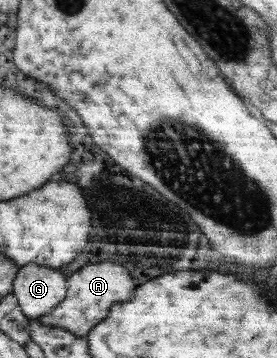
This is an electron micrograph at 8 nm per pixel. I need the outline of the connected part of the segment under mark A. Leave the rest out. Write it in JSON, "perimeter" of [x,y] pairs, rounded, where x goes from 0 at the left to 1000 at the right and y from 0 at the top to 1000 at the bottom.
{"perimeter":[[[404,732],[303,743],[274,765],[264,763],[238,777],[231,838],[202,860],[188,860],[181,872],[137,885],[134,894],[159,911],[209,911],[209,916],[253,925],[253,933],[310,941],[394,883],[408,852],[469,838],[484,816],[491,816],[484,782],[462,765],[462,754],[448,754],[440,743],[404,737]]]}

